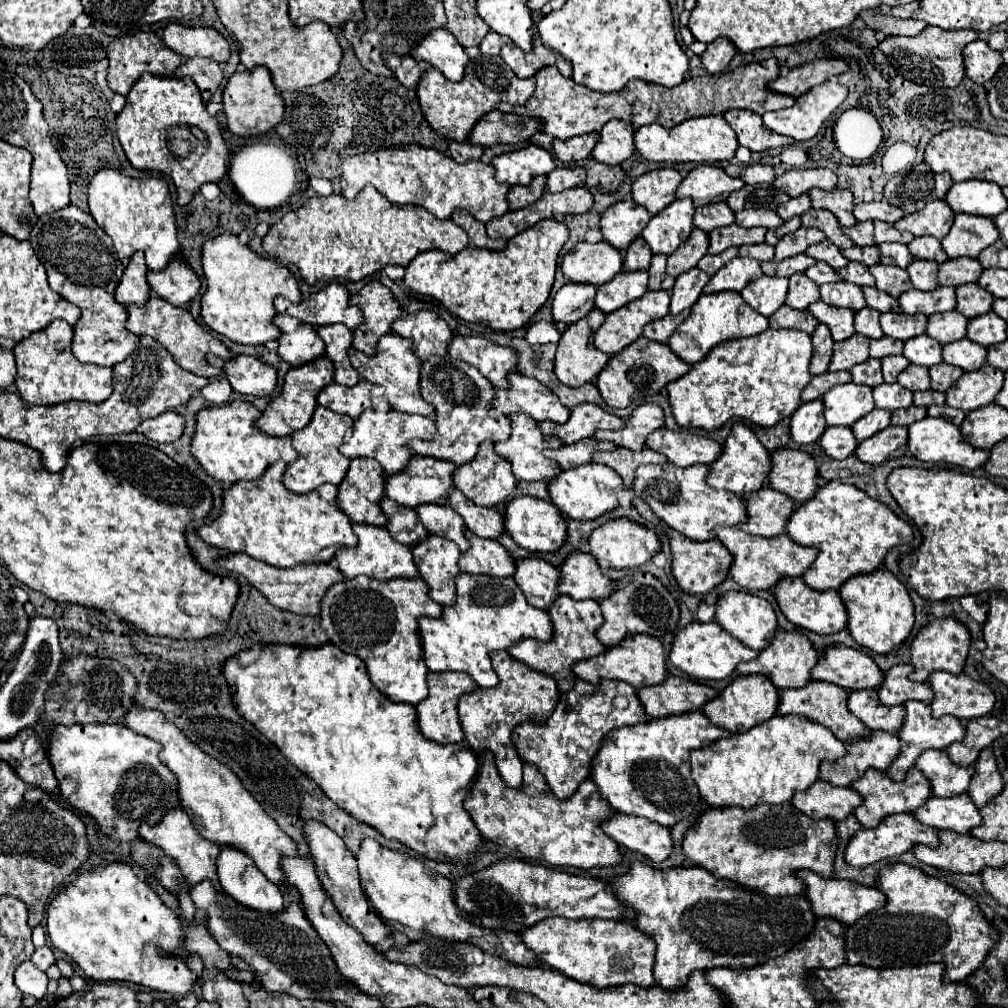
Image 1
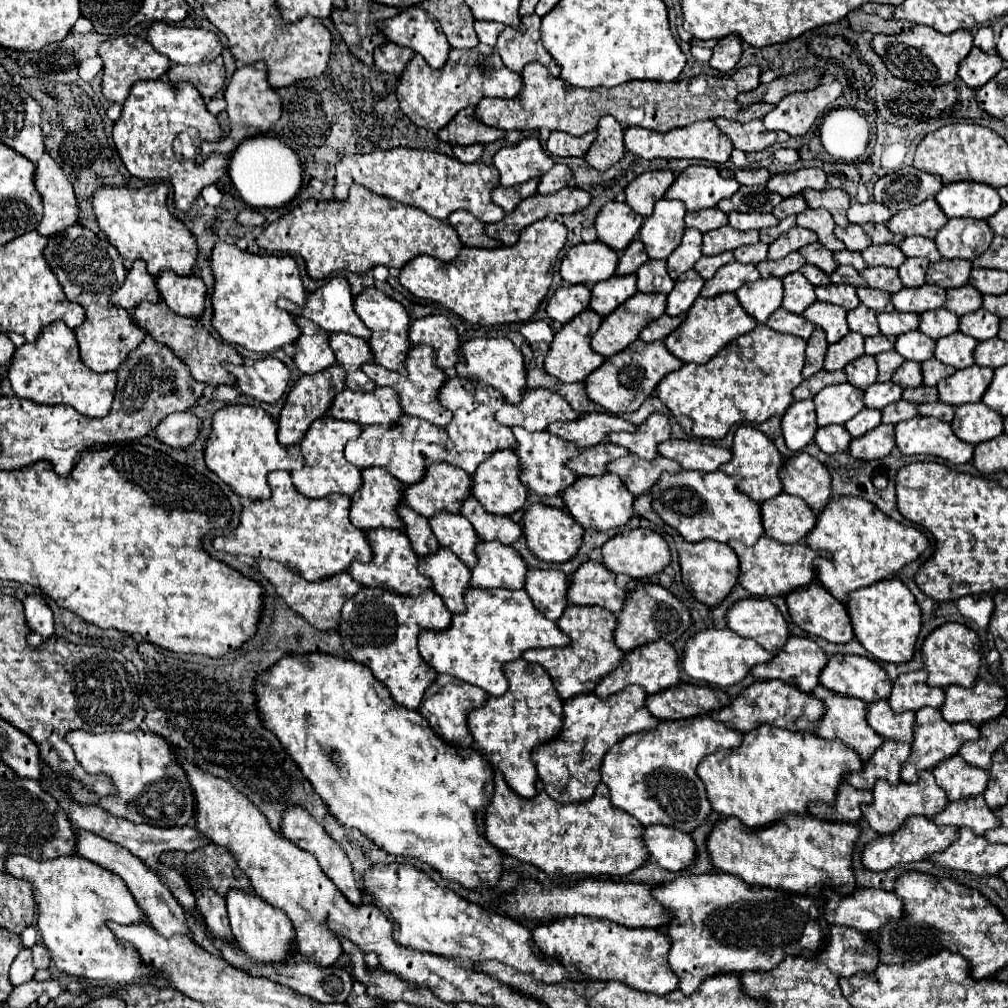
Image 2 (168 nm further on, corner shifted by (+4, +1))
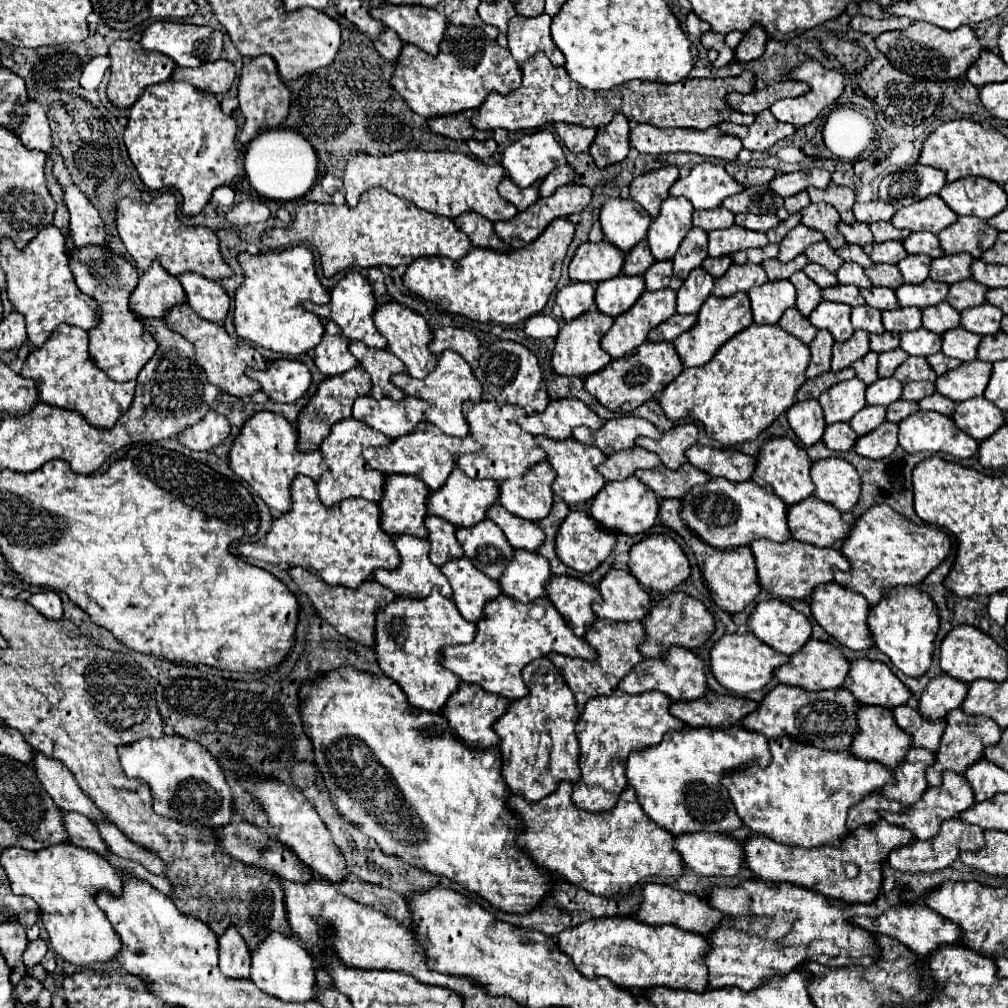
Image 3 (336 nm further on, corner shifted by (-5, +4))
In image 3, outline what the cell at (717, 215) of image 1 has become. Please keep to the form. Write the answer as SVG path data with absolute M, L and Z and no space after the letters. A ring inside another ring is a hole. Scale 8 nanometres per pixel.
M717 206L715 210L695 210L693 212L693 226L703 228L707 232L719 230L719 228L729 228L735 224L733 212L729 212L723 206Z

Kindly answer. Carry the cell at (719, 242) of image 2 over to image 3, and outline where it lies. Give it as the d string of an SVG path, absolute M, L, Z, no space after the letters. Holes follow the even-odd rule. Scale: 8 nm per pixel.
M731 226L725 230L713 230L709 232L709 256L729 256L737 250L747 250L747 248L763 248L767 246L767 236L763 232L753 232L745 230L741 226Z

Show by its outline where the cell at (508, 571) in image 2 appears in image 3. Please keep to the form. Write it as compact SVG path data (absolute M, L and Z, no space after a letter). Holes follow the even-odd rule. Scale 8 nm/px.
M515 550L515 558L503 572L499 584L505 596L511 596L519 602L533 602L545 598L547 582L551 578L549 562L537 552Z

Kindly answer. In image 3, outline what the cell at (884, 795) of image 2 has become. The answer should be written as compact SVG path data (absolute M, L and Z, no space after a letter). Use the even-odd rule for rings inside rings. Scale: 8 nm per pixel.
M943 772L943 784L939 788L929 788L927 794L923 794L923 798L903 814L895 814L895 812L883 814L883 820L887 820L893 826L901 826L901 828L911 830L917 840L931 840L939 834L941 822L945 822L947 818L959 816L963 810L971 808L973 804L975 804L975 796L973 796L969 782L963 778L963 774Z

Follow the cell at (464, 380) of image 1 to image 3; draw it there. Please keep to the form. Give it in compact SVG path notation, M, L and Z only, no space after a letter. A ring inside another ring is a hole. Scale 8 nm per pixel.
M465 402L463 412L469 422L469 432L473 438L470 435L465 438L448 436L433 424L429 426L431 428L429 432L437 434L443 440L447 450L455 454L455 462L457 462L455 467L463 470L470 478L491 478L497 482L507 478L521 478L523 474L527 474L527 470L531 470L539 462L545 462L543 448L535 442L531 434L523 432L517 422L525 414L523 408L511 404L499 406L493 402L479 402L479 404ZM476 442L481 446L481 452L477 450Z

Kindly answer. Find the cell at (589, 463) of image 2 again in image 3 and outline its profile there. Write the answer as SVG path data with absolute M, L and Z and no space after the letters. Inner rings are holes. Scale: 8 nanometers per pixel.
M635 448L607 456L607 462L599 466L599 474L603 474L607 480L625 480L633 476L639 468L655 468L659 464L661 458L657 454L643 448Z

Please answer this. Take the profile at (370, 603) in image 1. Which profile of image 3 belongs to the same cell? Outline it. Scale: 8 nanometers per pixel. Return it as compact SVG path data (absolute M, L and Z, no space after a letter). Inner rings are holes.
M433 592L431 596L419 600L419 598L395 598L389 606L385 606L383 612L377 614L377 626L375 626L375 654L379 660L379 668L383 670L385 676L393 678L401 690L407 694L411 706L419 710L429 710L429 712L441 712L447 698L459 688L461 680L457 674L451 670L443 668L439 662L439 654L445 646L455 646L455 644L469 644L475 638L477 626L473 622L467 622L461 618L457 606L453 600L441 596L439 592Z

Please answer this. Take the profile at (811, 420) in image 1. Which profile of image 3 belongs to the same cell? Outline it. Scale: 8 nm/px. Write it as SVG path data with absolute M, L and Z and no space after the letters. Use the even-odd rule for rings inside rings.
M817 400L795 402L787 410L787 420L793 432L799 436L799 440L805 446L811 446L821 440L823 430L825 430L825 418Z

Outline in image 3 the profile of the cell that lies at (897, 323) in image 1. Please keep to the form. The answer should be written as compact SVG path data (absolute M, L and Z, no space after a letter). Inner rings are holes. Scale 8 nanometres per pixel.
M895 308L883 312L883 326L889 332L907 332L921 328L921 310L919 308Z

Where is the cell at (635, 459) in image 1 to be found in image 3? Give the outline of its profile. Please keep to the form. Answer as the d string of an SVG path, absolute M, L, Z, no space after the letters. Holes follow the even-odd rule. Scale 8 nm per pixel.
M689 462L683 464L679 470L669 470L663 464L653 470L637 470L637 478L647 484L659 498L685 498L687 490L693 486L705 484L711 480L705 472L691 466Z

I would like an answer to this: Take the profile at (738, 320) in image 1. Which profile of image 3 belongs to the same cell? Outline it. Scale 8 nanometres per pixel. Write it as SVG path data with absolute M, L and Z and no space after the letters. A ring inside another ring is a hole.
M745 292L733 294L729 298L719 298L719 296L711 294L705 300L705 304L701 306L701 310L699 310L697 324L691 330L687 330L685 334L681 334L673 344L677 348L677 354L679 354L681 362L687 368L691 368L691 366L703 366L703 364L707 364L715 356L715 352L729 338L733 338L737 332L745 330L751 322L753 322L753 316L751 316L751 308L749 308L749 296Z

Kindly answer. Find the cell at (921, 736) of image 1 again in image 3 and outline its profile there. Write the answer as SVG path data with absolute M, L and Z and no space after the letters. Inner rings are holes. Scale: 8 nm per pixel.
M961 708L953 710L947 716L947 730L945 730L945 734L941 738L937 760L931 766L931 770L927 770L927 782L929 782L929 786L939 786L943 782L943 772L945 770L953 770L957 774L963 774L963 770L967 770L967 766L971 766L979 758L983 758L983 750L987 746L993 746L993 744L999 742L1001 734L1003 734L1003 730L995 722L991 722L991 718L965 714Z

